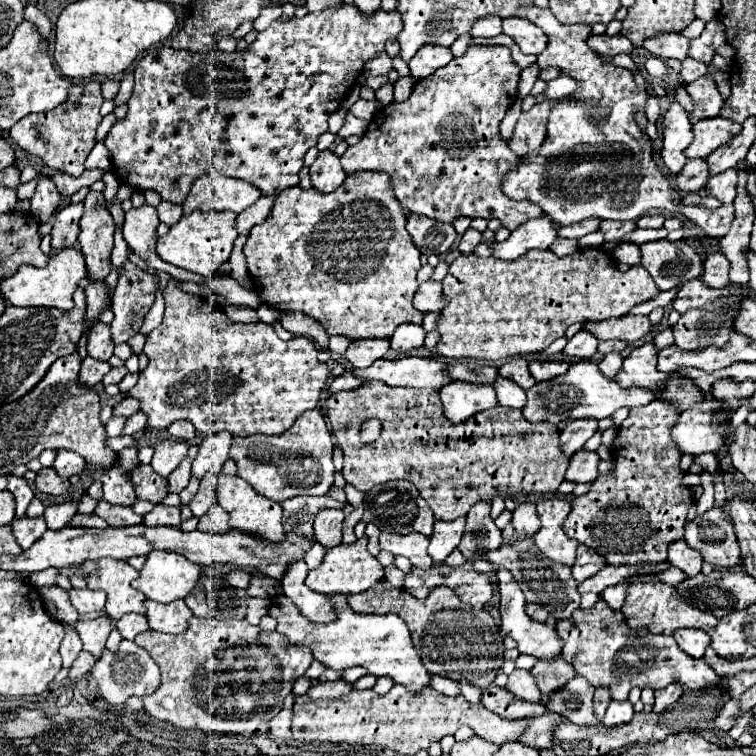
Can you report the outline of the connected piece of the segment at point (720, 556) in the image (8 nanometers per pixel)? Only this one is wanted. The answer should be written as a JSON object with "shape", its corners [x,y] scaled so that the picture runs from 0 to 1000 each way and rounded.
{"shape":[[[944,671],[937,679],[907,692],[905,713],[910,724],[921,726],[931,737],[934,745],[942,745],[955,753],[968,753],[979,745],[979,724],[974,716],[974,705],[958,673]]]}

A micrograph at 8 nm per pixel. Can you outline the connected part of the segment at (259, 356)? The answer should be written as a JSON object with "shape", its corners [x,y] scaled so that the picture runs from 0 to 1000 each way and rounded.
{"shape":[[[225,366],[217,382],[217,401],[220,411],[214,427],[193,446],[190,467],[198,475],[196,485],[193,491],[185,491],[185,501],[172,517],[172,525],[185,530],[185,544],[196,552],[190,570],[214,570],[235,554],[249,554],[257,560],[262,573],[272,575],[283,575],[288,570],[320,578],[336,573],[370,575],[389,562],[397,546],[421,538],[437,488],[418,480],[421,462],[415,451],[405,446],[373,451],[352,427],[304,427],[299,414],[286,401],[241,385],[238,372],[230,366]]]}

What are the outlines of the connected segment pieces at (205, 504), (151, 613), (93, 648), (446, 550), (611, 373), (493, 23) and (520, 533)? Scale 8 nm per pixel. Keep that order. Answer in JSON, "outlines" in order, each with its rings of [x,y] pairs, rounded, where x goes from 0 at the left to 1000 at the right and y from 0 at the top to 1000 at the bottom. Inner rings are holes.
{"outlines":[[[[275,628],[265,636],[265,647],[257,655],[257,660],[251,663],[251,673],[259,684],[267,684],[280,668],[288,665],[286,663],[286,642],[288,642],[286,628]]],[[[193,792],[193,813],[198,832],[214,835],[214,837],[243,837],[249,832],[249,821],[254,816],[254,808],[246,803],[243,795],[230,798],[206,798]]],[[[130,816],[122,821],[101,821],[98,832],[111,851],[111,861],[122,864],[124,869],[132,869],[132,864],[138,861],[140,845],[148,835],[148,821],[143,816]]],[[[616,684],[574,692],[574,708],[569,710],[569,724],[566,724],[566,731],[574,739],[574,745],[587,745],[587,739],[606,724],[614,705],[614,692]]],[[[804,467],[794,480],[791,480],[791,485],[796,488],[796,493],[802,493],[807,501],[812,501],[815,499],[815,493],[820,491],[820,485],[823,485],[823,467]]],[[[656,20],[638,22],[630,30],[630,36],[622,38],[624,49],[653,49],[653,46],[661,46],[661,44],[664,44],[664,25],[656,22]]],[[[688,665],[685,673],[677,679],[677,697],[669,697],[664,702],[667,721],[680,721],[688,713],[698,713],[709,708],[709,700],[714,700],[714,687],[709,681],[706,665]]]]}

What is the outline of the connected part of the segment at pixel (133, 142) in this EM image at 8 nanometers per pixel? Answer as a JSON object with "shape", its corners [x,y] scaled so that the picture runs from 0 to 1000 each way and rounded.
{"shape":[[[452,7],[452,9],[437,9],[431,15],[421,15],[421,17],[407,17],[399,25],[394,25],[394,22],[386,22],[384,28],[365,25],[352,41],[344,41],[341,52],[320,70],[317,67],[296,70],[296,67],[286,65],[286,67],[265,73],[265,70],[254,70],[254,67],[233,67],[233,65],[225,65],[225,62],[206,62],[188,75],[188,81],[183,83],[183,89],[177,94],[180,112],[177,112],[177,123],[169,134],[167,157],[153,160],[153,165],[148,168],[143,181],[138,184],[138,192],[143,194],[143,200],[148,205],[148,226],[161,242],[177,247],[180,253],[196,253],[196,250],[209,253],[217,266],[225,266],[230,271],[241,271],[251,247],[254,247],[254,242],[272,229],[291,229],[291,231],[299,231],[299,234],[328,239],[328,242],[339,245],[347,253],[347,258],[362,258],[362,255],[370,255],[381,247],[389,247],[389,245],[394,245],[394,229],[402,221],[405,200],[421,189],[421,181],[426,176],[434,173],[434,155],[450,142],[452,128],[474,107],[481,86],[500,67],[508,65],[508,57],[513,52],[524,52],[524,46],[529,41],[532,41],[532,25],[524,15],[516,15],[516,17],[497,15],[489,25],[484,25],[484,22],[476,20],[471,7]]]}

